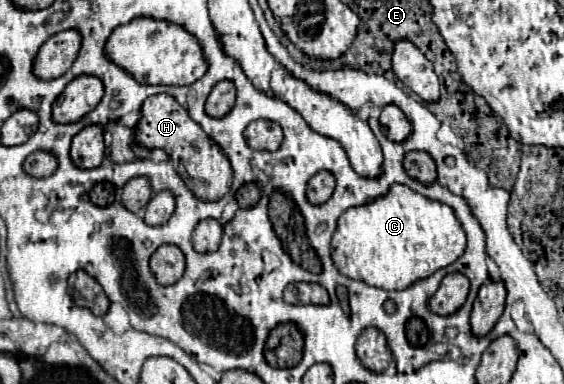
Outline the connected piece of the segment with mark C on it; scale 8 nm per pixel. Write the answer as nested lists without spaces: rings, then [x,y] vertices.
[[[394,184],[386,196],[376,198],[366,206],[346,210],[340,216],[338,228],[332,236],[332,262],[338,268],[338,272],[342,276],[366,282],[368,286],[382,290],[404,290],[416,280],[428,278],[436,270],[452,264],[462,256],[464,250],[466,234],[460,222],[456,220],[454,210],[442,202],[424,198],[422,194],[412,192],[408,186],[402,184]]]

